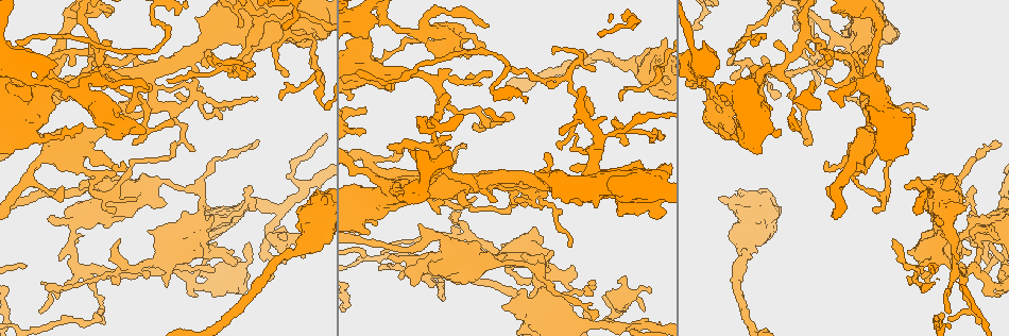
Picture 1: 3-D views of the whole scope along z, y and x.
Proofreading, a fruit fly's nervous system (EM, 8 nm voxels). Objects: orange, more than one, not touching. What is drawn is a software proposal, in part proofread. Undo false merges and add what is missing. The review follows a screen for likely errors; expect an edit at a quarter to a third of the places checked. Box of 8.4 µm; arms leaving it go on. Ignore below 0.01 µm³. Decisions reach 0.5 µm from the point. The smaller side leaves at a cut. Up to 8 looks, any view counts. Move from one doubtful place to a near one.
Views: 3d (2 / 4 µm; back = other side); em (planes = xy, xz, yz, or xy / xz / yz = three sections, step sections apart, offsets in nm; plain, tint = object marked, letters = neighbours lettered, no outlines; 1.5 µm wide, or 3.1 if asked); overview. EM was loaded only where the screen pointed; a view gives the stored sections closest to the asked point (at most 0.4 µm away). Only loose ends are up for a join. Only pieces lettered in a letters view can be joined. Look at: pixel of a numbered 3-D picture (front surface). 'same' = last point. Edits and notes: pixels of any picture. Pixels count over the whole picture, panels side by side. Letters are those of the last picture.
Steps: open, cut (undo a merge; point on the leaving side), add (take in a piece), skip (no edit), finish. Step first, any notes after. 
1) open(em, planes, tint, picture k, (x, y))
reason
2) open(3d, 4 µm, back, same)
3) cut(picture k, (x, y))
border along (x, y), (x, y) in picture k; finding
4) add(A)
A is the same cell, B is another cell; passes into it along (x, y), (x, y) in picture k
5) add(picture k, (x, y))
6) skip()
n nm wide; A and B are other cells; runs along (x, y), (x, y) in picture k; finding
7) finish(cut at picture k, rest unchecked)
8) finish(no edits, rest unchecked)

open(em, planes, letters, picture 1, (812, 87))
an open end

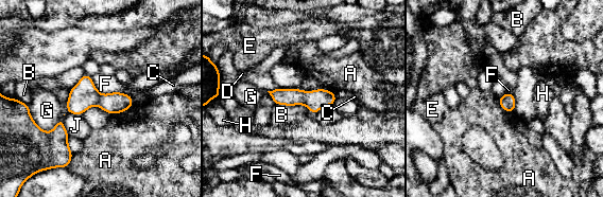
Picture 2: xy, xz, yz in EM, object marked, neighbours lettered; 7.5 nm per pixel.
skip()
A, B, C, D, E, F, G, H and J are other cells; runs along (273, 93), (280, 96), (332, 99) in picture 2; none of them fits

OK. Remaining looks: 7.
open(3d, 4 µm, picture 1, (827, 189))

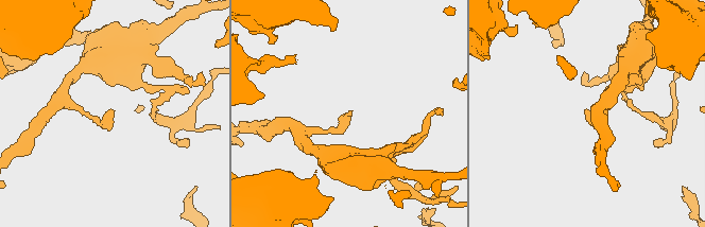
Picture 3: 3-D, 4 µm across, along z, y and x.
open(em, planes, plain, picture 3, (351, 112))
shape alone is not enough

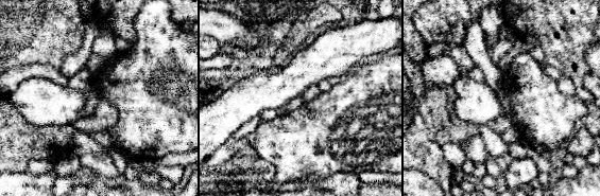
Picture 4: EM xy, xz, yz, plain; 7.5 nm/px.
open(em, planes, letters, same)
see the neighbours

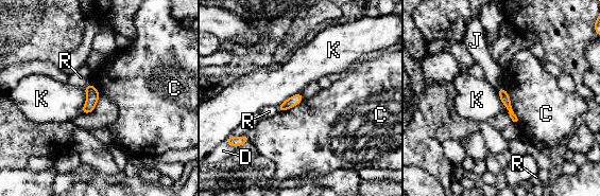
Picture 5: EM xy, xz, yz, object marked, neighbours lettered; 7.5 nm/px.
skip()
C, D, J, K and R are other cells; border along (502, 86), (509, 95), (516, 122) in picture 5; none of them fits

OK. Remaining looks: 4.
open(em, xz, step 8, tint, picture 1, (489, 24))
an open end

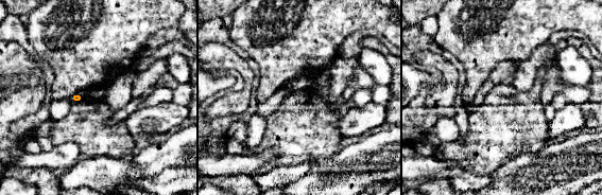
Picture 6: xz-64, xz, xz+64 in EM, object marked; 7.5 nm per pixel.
open(em, planes, letters, same)
another direction

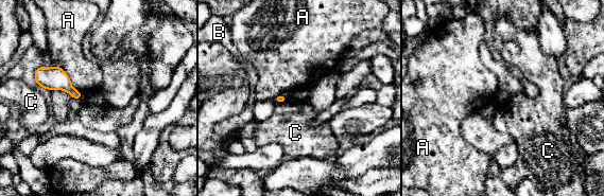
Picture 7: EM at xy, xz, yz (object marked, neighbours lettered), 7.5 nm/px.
skip()
A, B and C are other cells; border along (62, 68), (71, 85), (82, 92) in picture 7; none of them fits

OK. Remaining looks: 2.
finish(no edits, rest unchecked)

